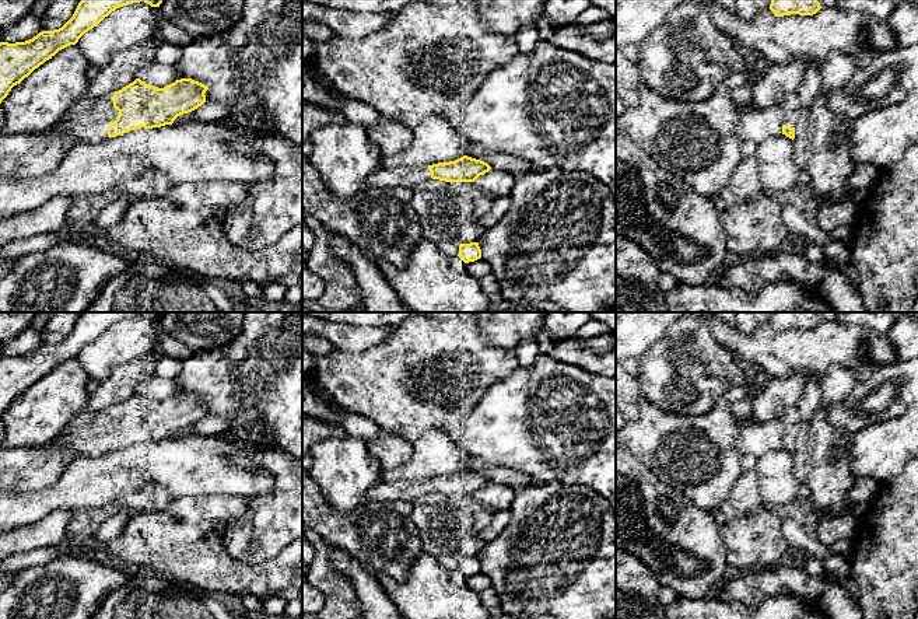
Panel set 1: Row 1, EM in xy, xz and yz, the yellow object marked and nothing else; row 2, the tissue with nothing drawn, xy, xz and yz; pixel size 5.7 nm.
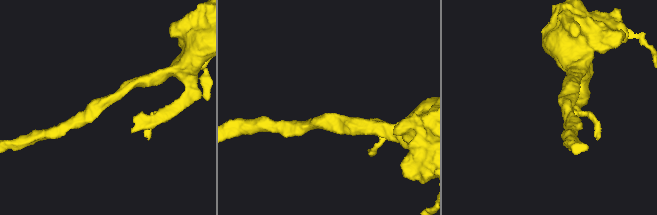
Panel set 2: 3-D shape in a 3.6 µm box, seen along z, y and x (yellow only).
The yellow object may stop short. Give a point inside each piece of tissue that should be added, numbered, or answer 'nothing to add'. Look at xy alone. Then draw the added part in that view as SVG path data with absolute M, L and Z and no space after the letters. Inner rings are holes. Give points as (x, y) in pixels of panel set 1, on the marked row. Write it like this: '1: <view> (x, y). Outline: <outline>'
1: xy (88, 122). Outline: M113 92L98 99L87 98L71 108L62 122L46 132L67 127L77 143L99 143L108 139L108 126L116 120L119 111L113 108Z

